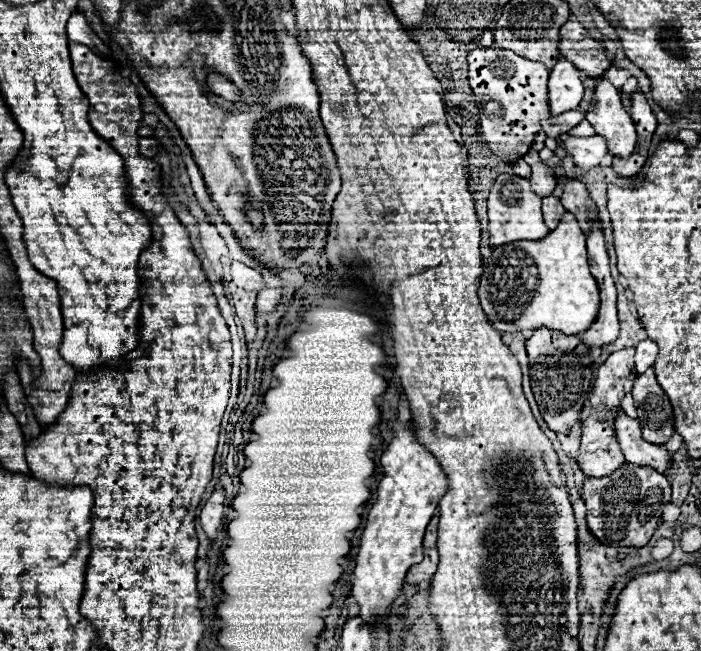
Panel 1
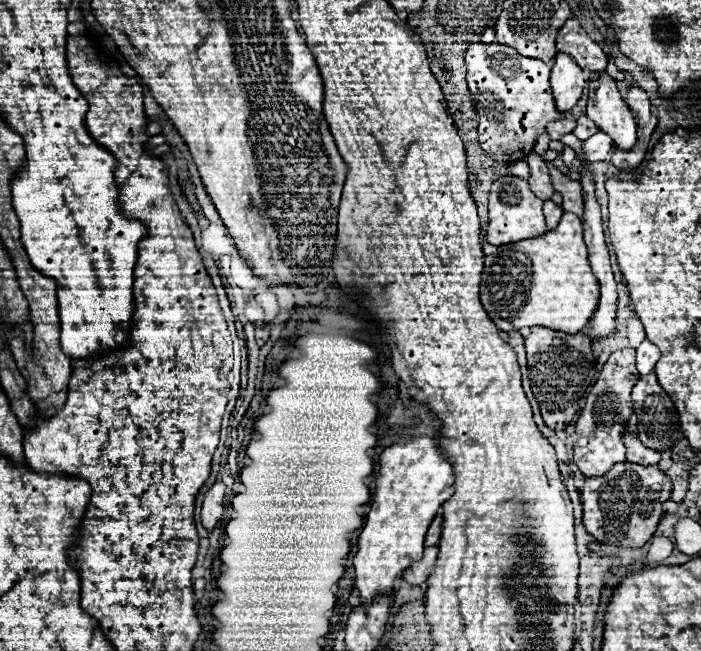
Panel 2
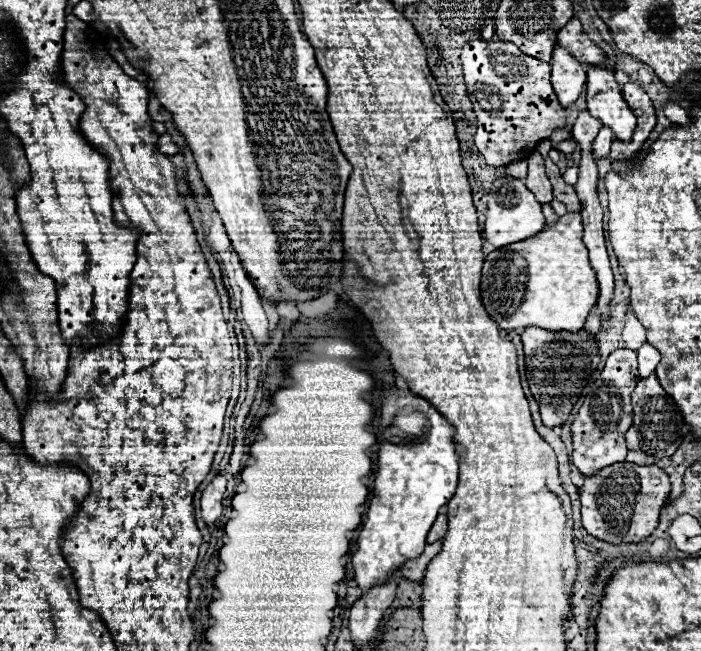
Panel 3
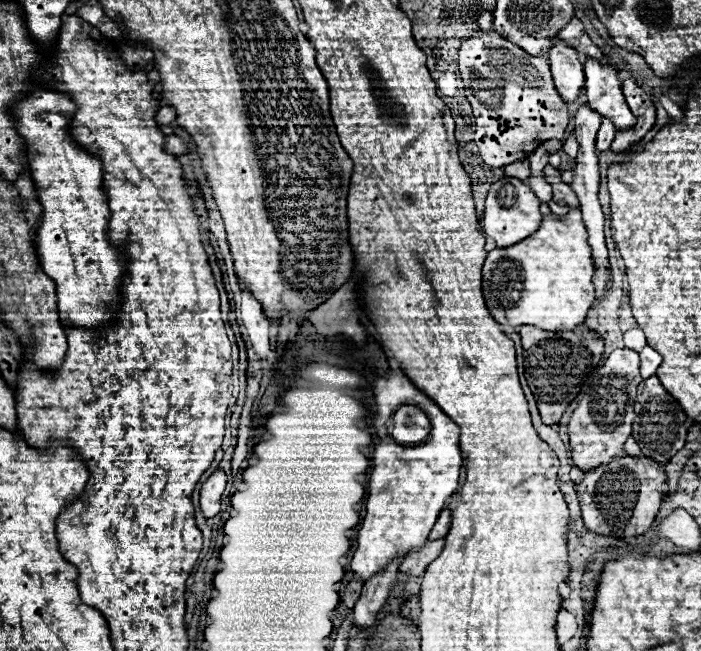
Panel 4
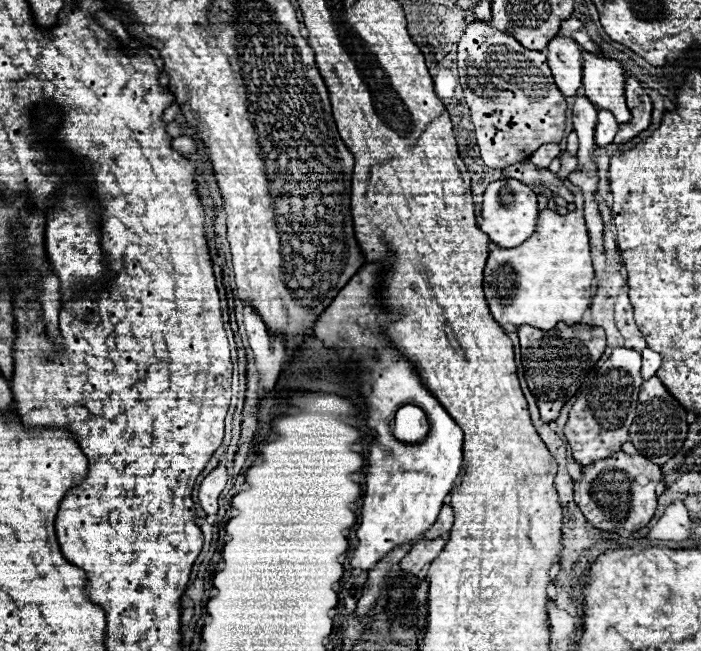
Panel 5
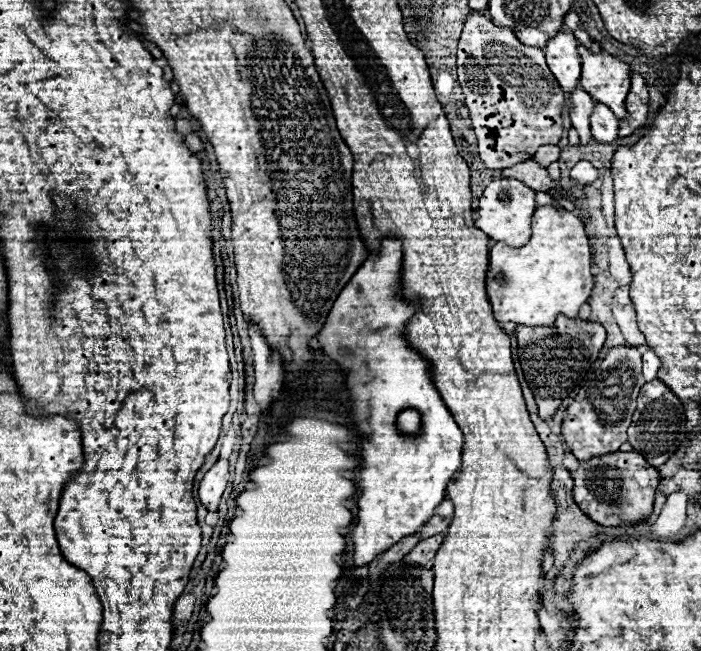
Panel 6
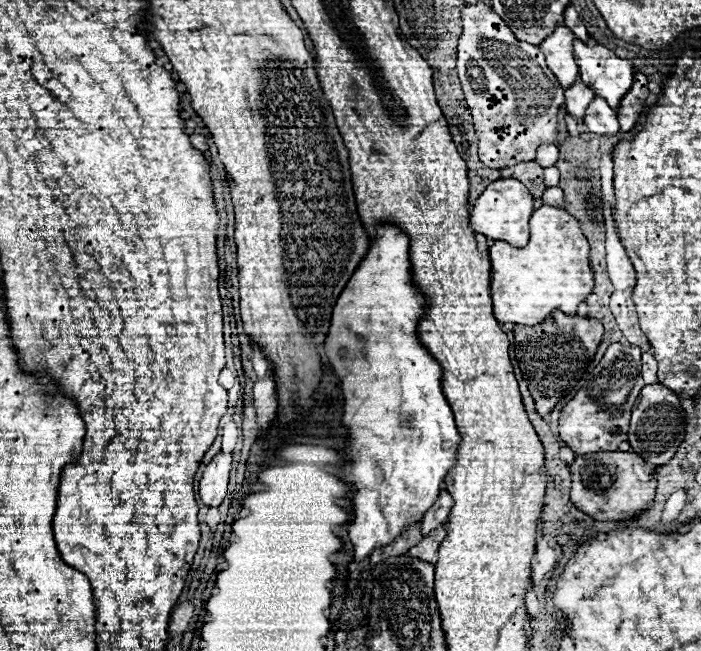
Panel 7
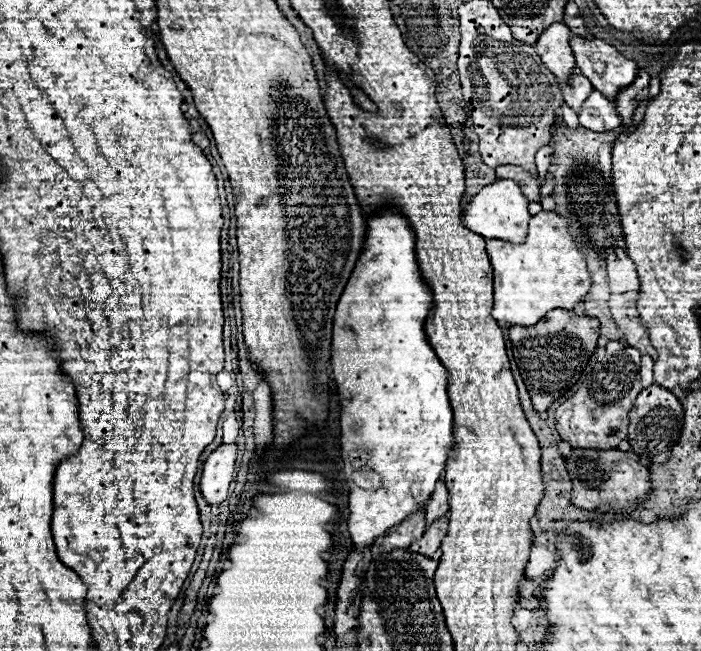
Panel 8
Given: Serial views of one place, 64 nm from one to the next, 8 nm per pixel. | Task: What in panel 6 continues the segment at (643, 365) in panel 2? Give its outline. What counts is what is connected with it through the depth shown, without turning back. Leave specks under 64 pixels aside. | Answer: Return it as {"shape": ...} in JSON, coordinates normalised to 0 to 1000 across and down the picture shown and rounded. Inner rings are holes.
{"shape":[[[922,538],[919,547],[916,547],[916,559],[919,559],[916,575],[919,575],[922,587],[933,584],[933,581],[936,581],[936,571],[939,571],[939,565],[942,565],[942,550],[939,550],[930,538]]]}

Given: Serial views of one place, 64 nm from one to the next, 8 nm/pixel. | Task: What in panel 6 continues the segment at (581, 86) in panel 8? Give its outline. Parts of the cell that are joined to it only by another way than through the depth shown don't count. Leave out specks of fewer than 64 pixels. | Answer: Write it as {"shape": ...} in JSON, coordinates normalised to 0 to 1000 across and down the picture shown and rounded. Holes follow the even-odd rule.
{"shape":[[[827,132],[813,144],[816,157],[813,157],[813,181],[816,181],[816,194],[825,200],[827,206],[827,224],[839,224],[845,215],[842,206],[842,178],[847,169],[847,154],[845,147],[839,147],[839,141],[827,138]]]}

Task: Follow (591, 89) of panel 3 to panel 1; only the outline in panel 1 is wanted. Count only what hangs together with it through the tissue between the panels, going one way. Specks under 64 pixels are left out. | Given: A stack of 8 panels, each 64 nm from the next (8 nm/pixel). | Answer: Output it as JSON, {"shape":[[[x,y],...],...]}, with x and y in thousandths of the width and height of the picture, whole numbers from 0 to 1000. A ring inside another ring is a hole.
{"shape":[[[859,120],[850,129],[847,154],[836,172],[836,184],[847,194],[853,209],[864,212],[867,233],[882,243],[896,243],[907,224],[907,197],[899,175],[890,169],[884,141]]]}

